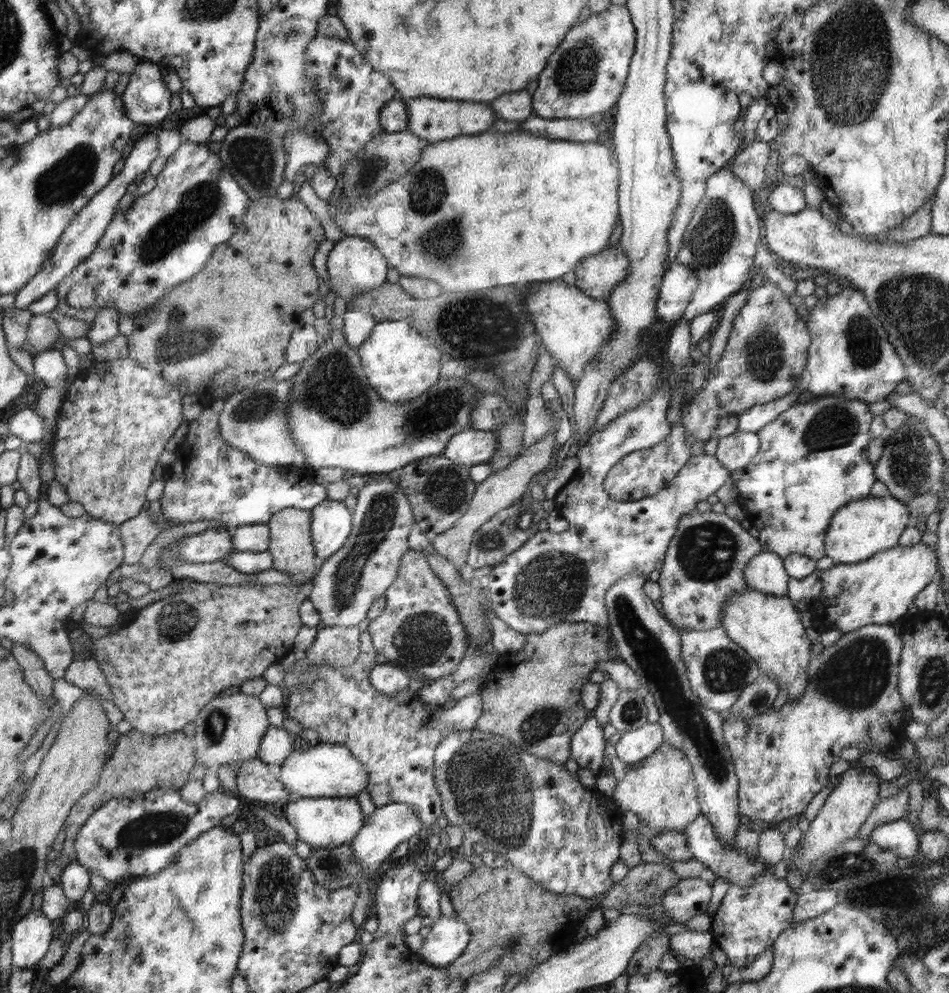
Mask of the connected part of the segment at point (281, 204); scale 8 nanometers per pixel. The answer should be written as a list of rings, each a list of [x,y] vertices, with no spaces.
[[[277,195],[252,200],[247,214],[244,215],[243,222],[238,225],[235,235],[227,243],[220,244],[215,248],[215,253],[207,267],[203,269],[194,278],[180,283],[174,288],[166,299],[162,299],[155,304],[151,310],[140,311],[140,315],[134,315],[134,330],[127,336],[129,344],[128,357],[136,360],[144,369],[150,369],[151,372],[158,373],[160,377],[166,378],[172,384],[179,386],[184,394],[196,394],[208,407],[219,407],[231,394],[240,392],[242,389],[250,388],[256,383],[270,379],[285,363],[287,363],[287,346],[291,336],[300,324],[300,314],[319,301],[320,283],[318,283],[318,274],[312,266],[312,258],[320,246],[320,242],[326,241],[324,228],[320,226],[320,220],[306,204],[297,197],[280,199]]]

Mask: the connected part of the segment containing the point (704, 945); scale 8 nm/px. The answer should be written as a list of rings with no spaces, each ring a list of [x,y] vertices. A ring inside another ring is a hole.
[[[678,932],[677,934],[669,935],[670,950],[674,949],[687,959],[689,965],[702,956],[706,956],[716,946],[714,937],[710,932]]]

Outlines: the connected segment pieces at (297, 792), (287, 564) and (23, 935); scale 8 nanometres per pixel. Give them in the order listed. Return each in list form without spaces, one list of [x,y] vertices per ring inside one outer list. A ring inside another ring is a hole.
[[[319,743],[304,752],[292,752],[281,768],[279,782],[295,798],[358,798],[359,792],[368,788],[365,764],[343,745]]]
[[[284,508],[284,511],[276,512],[267,525],[271,533],[271,546],[267,551],[275,560],[272,568],[288,573],[296,585],[311,582],[316,576],[315,560],[318,555],[315,552],[314,541],[311,539],[311,512]]]
[[[31,910],[14,926],[12,934],[12,964],[19,969],[32,969],[46,956],[54,928],[44,913]]]

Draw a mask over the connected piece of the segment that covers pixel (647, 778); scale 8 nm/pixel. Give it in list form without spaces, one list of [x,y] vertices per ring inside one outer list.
[[[666,740],[658,751],[644,759],[644,762],[638,766],[627,766],[626,776],[618,783],[612,798],[624,812],[635,812],[639,821],[660,831],[682,833],[703,812],[691,761],[685,757],[684,752],[667,744]]]

